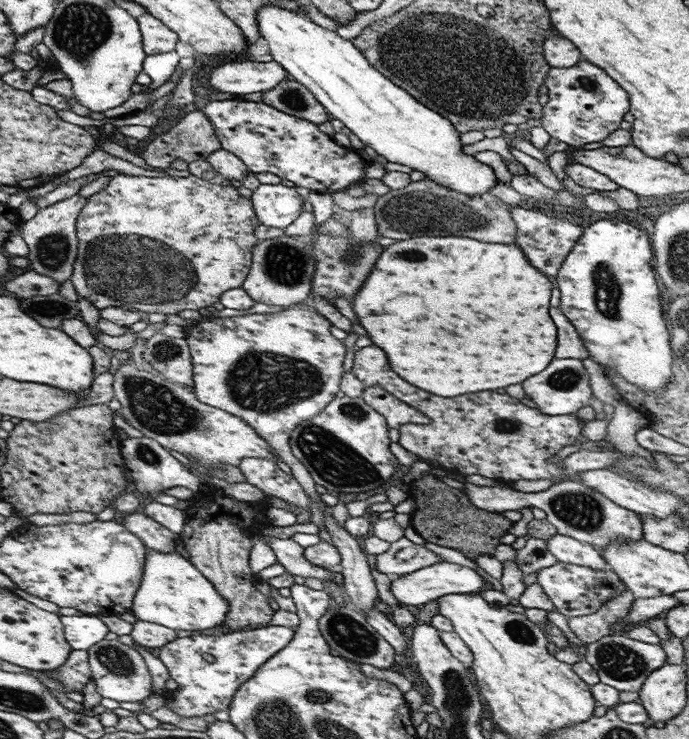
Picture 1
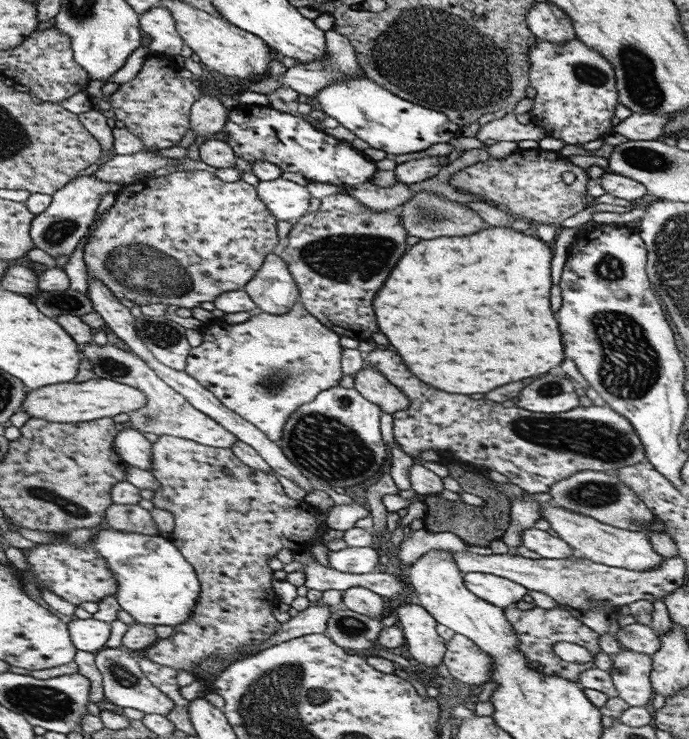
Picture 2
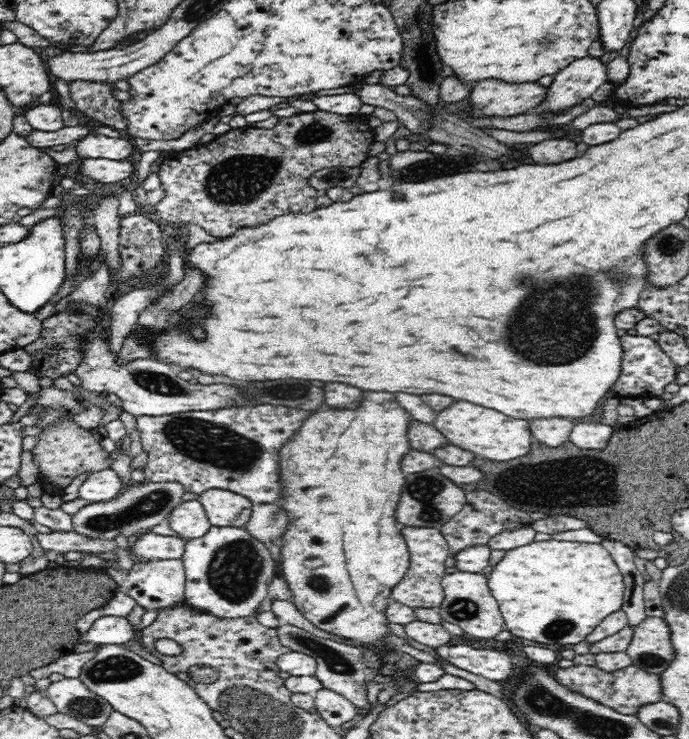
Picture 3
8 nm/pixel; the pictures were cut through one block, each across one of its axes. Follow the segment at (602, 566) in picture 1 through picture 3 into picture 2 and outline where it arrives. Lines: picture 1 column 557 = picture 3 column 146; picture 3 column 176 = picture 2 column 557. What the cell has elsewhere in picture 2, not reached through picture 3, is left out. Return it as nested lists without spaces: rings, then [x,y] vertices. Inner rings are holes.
[[[526,528],[522,532],[522,545],[528,550],[540,554],[542,558],[550,559],[568,559],[570,556],[577,554],[568,542],[556,536],[550,536],[544,530],[536,528]]]

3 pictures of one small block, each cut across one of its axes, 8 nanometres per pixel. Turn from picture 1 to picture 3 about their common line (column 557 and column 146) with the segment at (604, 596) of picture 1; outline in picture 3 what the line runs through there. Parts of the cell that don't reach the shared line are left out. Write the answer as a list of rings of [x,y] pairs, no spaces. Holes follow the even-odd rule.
[[[181,559],[152,560],[148,562],[136,562],[130,570],[113,569],[106,567],[104,569],[116,583],[118,591],[128,594],[136,604],[145,608],[145,610],[156,609],[161,611],[171,609],[175,604],[184,599],[184,590],[186,586],[186,571]]]

